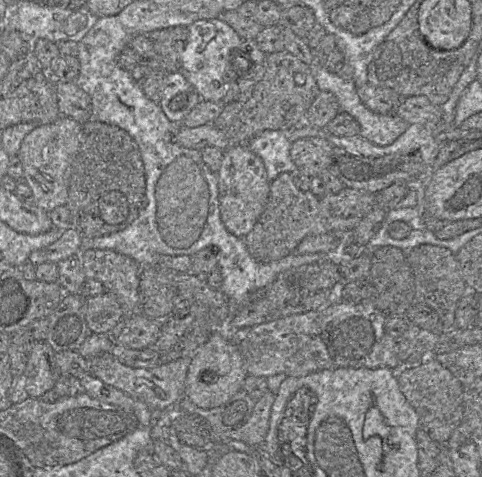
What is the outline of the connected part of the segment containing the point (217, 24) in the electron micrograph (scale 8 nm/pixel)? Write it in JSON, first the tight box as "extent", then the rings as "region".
{"extent":[182,18,243,102],"region":[[[218,18],[197,20],[188,26],[188,31],[182,54],[182,75],[195,88],[202,101],[222,102],[228,85],[223,80],[223,74],[227,67],[230,70],[238,68],[241,51],[237,48],[243,40],[231,26]]]}

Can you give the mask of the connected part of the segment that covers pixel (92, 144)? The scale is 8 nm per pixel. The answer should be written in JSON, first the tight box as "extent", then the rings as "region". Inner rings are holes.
{"extent":[66,121,146,237],"region":[[[99,121],[81,125],[80,143],[71,165],[66,203],[70,211],[70,226],[82,237],[103,237],[127,228],[142,210],[146,194],[144,165],[137,143],[125,130]]]}

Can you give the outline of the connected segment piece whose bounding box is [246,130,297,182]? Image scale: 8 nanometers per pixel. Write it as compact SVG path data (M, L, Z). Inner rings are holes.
M264 131L246 145L258 155L265 166L269 182L282 173L291 173L297 168L290 157L289 131Z

